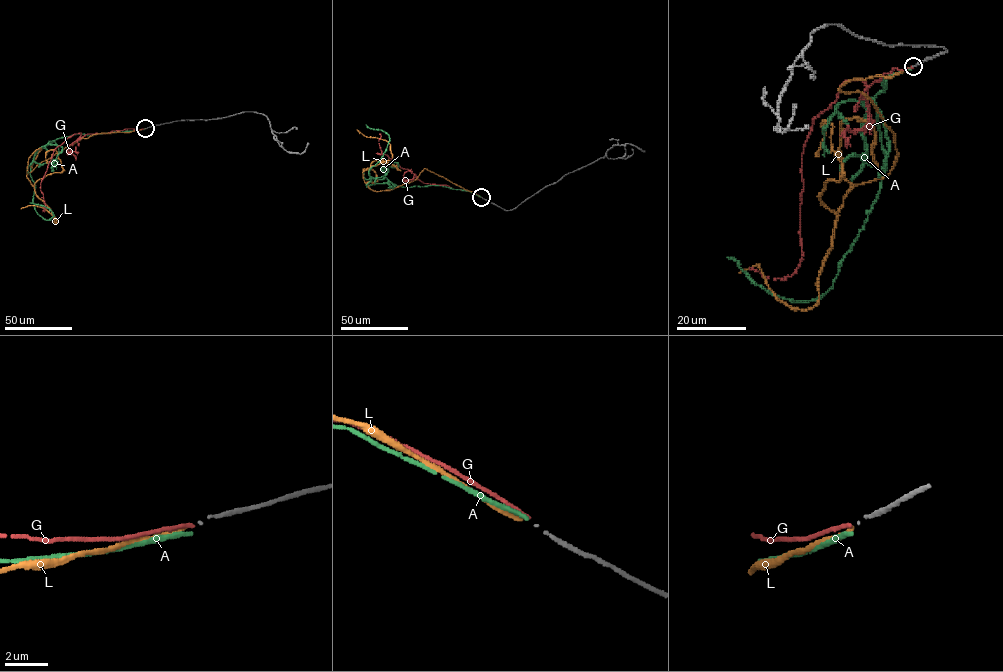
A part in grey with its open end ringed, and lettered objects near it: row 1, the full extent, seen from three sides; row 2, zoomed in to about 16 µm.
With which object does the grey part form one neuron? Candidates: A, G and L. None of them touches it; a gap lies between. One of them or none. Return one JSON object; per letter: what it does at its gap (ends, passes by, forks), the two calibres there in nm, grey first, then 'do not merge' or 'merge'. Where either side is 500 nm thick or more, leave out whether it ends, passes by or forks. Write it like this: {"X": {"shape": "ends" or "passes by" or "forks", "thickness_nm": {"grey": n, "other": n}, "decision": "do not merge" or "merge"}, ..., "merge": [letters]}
{"A": {"shape": "ends", "thickness_nm": {"grey": 90, "other": 180}, "decision": "do not merge"}, "G": {"shape": "ends", "thickness_nm": {"grey": 90, "other": 170}, "decision": "do not merge"}, "L": {"shape": "ends", "thickness_nm": {"grey": 90, "other": 160}, "decision": "merge"}, "merge": ["L"]}

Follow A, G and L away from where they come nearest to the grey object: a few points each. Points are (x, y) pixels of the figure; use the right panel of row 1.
A: (912, 68), (883, 79), (886, 86), (874, 98), (884, 171), (832, 286), (810, 301), (783, 298), (726, 257)
G: (912, 66), (883, 73), (863, 98), (859, 78), (840, 86), (802, 155), (800, 264), (784, 278), (749, 268)
L: (912, 67), (839, 88), (876, 106), (897, 152), (844, 197), (818, 301), (792, 309), (757, 264), (738, 272)

